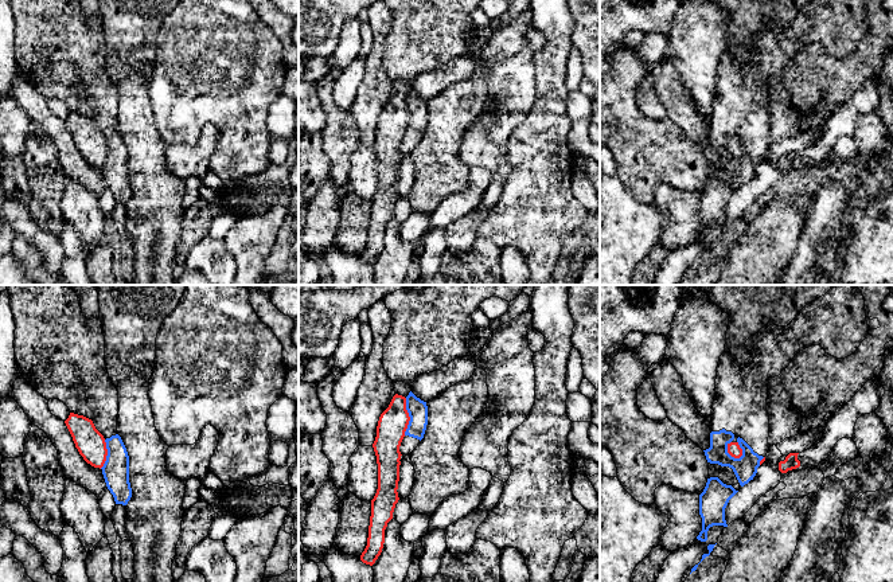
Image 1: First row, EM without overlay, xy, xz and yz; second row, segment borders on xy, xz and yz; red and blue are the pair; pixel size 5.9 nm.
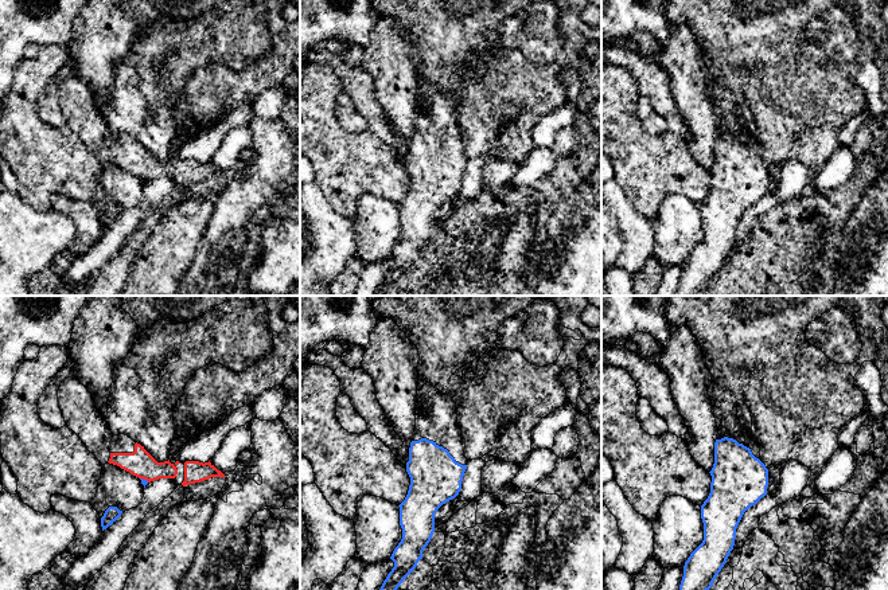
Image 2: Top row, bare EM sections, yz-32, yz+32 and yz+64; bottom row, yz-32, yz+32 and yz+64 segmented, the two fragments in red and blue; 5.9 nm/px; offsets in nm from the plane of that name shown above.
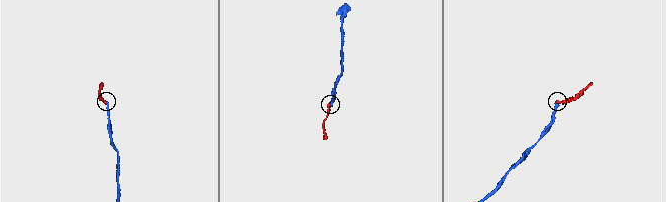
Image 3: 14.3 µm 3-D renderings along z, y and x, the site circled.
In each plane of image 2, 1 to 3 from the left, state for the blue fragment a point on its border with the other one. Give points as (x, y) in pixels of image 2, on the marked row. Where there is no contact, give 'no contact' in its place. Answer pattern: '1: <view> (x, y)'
1: yz-32 (144, 479)
2: no contact
3: no contact

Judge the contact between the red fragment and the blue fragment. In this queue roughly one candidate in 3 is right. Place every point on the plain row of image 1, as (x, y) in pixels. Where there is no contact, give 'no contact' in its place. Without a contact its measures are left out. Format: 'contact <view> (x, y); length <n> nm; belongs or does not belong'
contact yz (729, 152); length 120 nm; does not belong

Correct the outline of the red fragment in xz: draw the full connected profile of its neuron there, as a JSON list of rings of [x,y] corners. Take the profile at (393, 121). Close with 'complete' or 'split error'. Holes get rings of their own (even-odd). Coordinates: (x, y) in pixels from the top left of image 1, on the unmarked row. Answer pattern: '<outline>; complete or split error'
[[[397,81],[394,90],[395,94],[389,106],[379,116],[377,136],[373,142],[378,163],[378,188],[371,199],[367,245],[360,254],[360,259],[370,265],[382,251],[385,228],[393,218],[395,203],[399,199],[397,191],[402,155],[399,145],[410,120],[406,95],[412,87],[403,81]]]; split error

